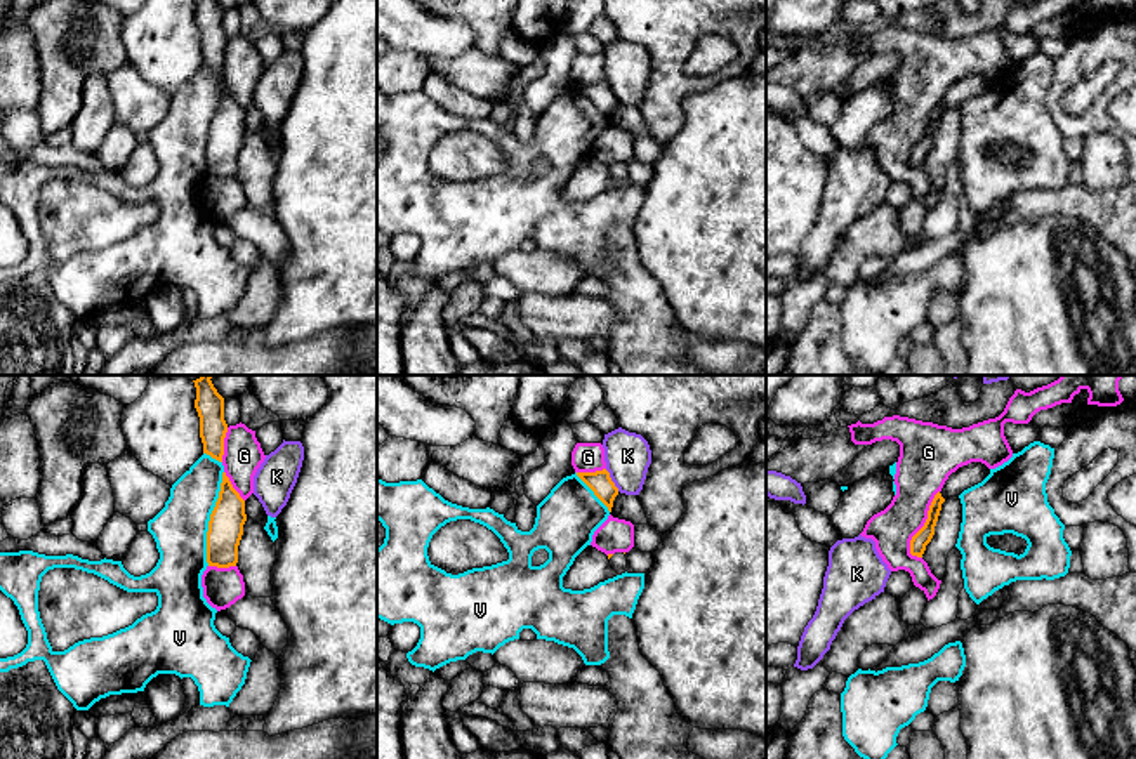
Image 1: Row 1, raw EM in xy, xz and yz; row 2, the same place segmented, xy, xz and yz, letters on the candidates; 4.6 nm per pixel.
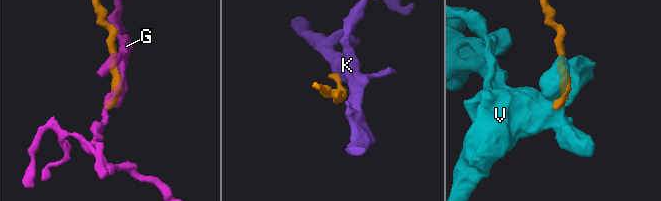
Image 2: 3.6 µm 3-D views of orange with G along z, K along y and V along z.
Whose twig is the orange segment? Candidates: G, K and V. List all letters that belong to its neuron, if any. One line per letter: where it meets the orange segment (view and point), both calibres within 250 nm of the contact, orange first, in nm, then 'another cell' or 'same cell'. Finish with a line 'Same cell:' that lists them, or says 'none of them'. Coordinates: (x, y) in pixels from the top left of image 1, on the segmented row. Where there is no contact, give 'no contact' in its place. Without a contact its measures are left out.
G: contact yz (924, 523); calibres 80 and 240 nm; another cell
K: contact xz (610, 480); calibres 110 and 220 nm; another cell
V: contact xy (211, 518); calibres 160 and 260 nm; another cell
Same cell: none of them

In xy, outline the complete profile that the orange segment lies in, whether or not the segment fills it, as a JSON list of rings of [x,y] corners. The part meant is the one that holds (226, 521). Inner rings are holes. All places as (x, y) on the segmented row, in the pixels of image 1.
[[[226,472],[219,498],[210,514],[207,531],[207,563],[208,566],[229,568],[238,563],[238,545],[247,521],[245,500],[233,488]]]

